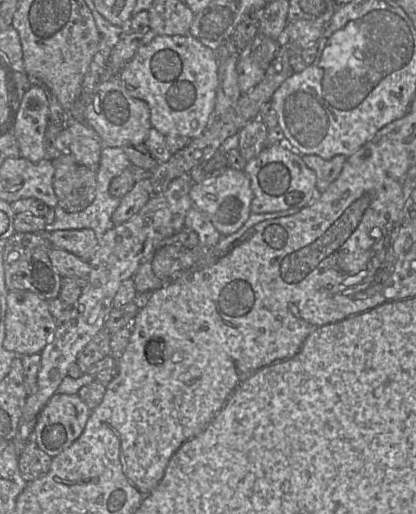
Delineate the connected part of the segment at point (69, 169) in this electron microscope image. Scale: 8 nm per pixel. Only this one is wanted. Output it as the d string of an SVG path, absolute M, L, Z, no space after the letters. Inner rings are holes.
M69 152L52 160L52 164L58 206L68 213L85 210L95 199L97 170L79 164Z

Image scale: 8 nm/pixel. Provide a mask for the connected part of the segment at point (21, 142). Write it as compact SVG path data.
M34 83L21 98L13 131L20 157L31 162L46 158L44 135L48 127L48 117L48 91L41 83Z

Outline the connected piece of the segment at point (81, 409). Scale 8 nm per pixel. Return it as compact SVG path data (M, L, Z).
M55 393L36 418L33 440L53 458L80 437L90 414L78 394Z

